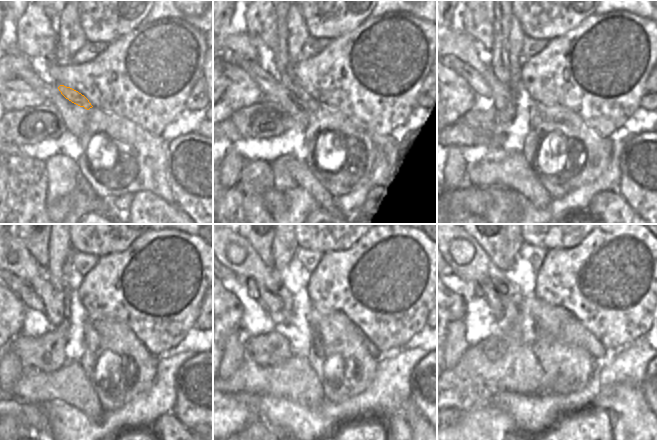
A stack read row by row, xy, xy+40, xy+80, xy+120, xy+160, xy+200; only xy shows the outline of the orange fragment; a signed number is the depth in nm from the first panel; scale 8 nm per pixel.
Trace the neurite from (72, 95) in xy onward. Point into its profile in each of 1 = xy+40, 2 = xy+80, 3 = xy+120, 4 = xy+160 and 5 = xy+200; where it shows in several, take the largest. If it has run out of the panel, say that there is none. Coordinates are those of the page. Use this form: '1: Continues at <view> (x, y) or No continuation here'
1: Continues at xy+40 (280, 53)
2: Continues at xy+80 (500, 49)
3: Continues at xy+120 (60, 248)
4: Continues at xy+160 (285, 245)
5: Continues at xy+200 (514, 244)

